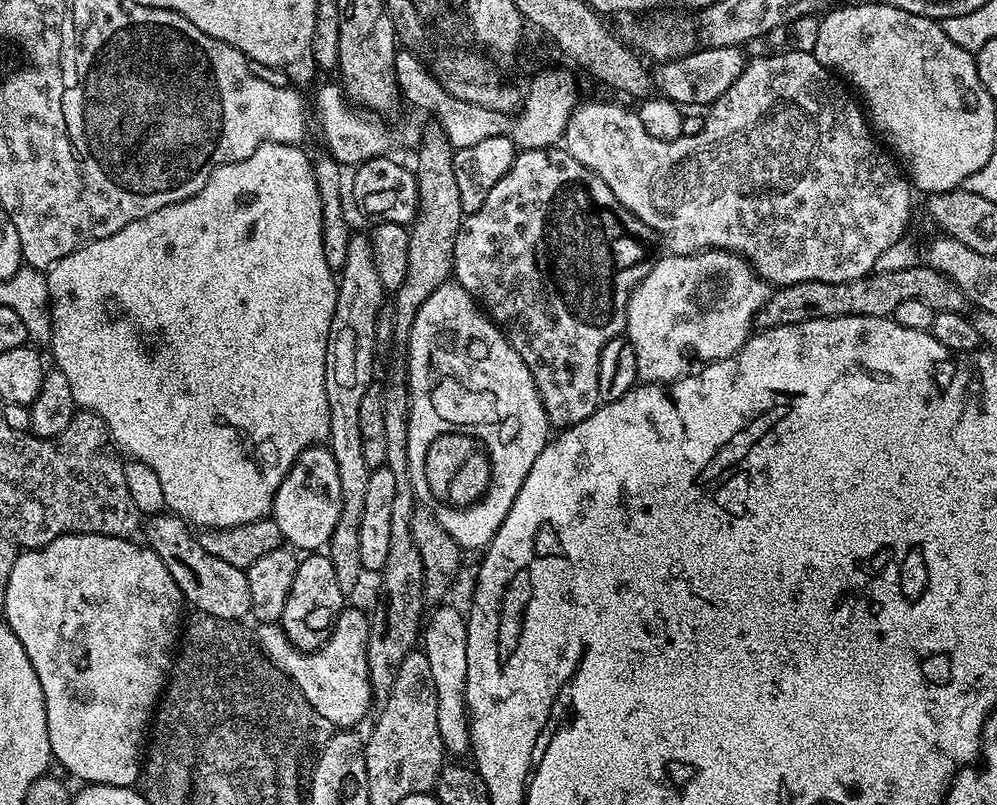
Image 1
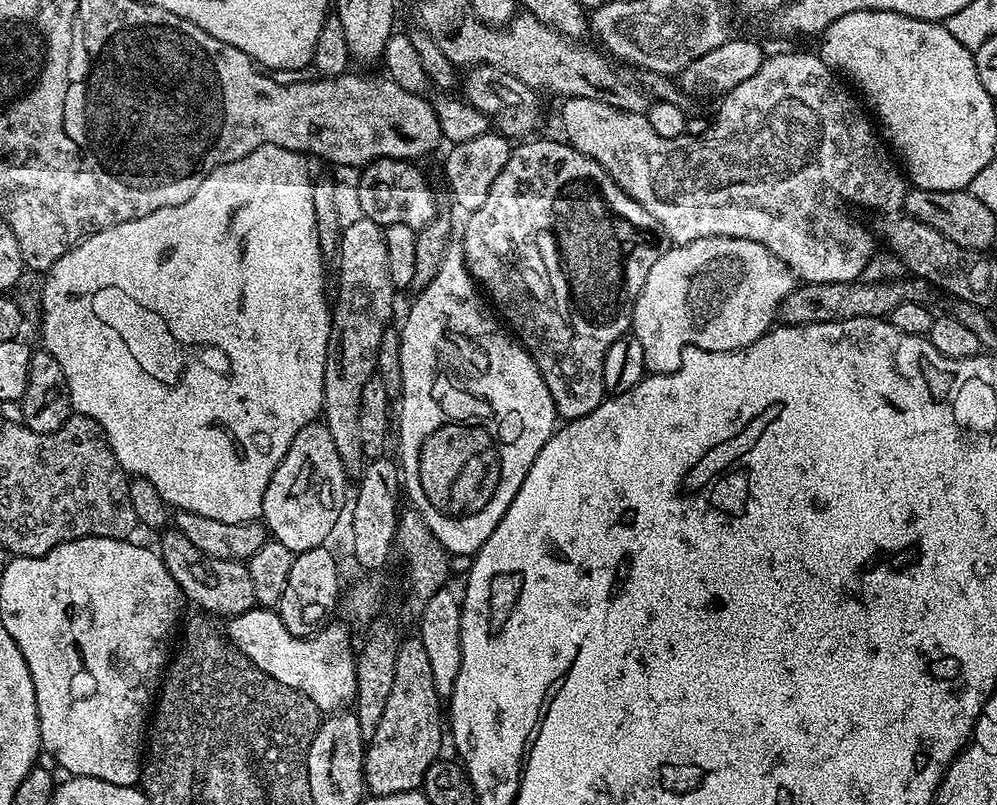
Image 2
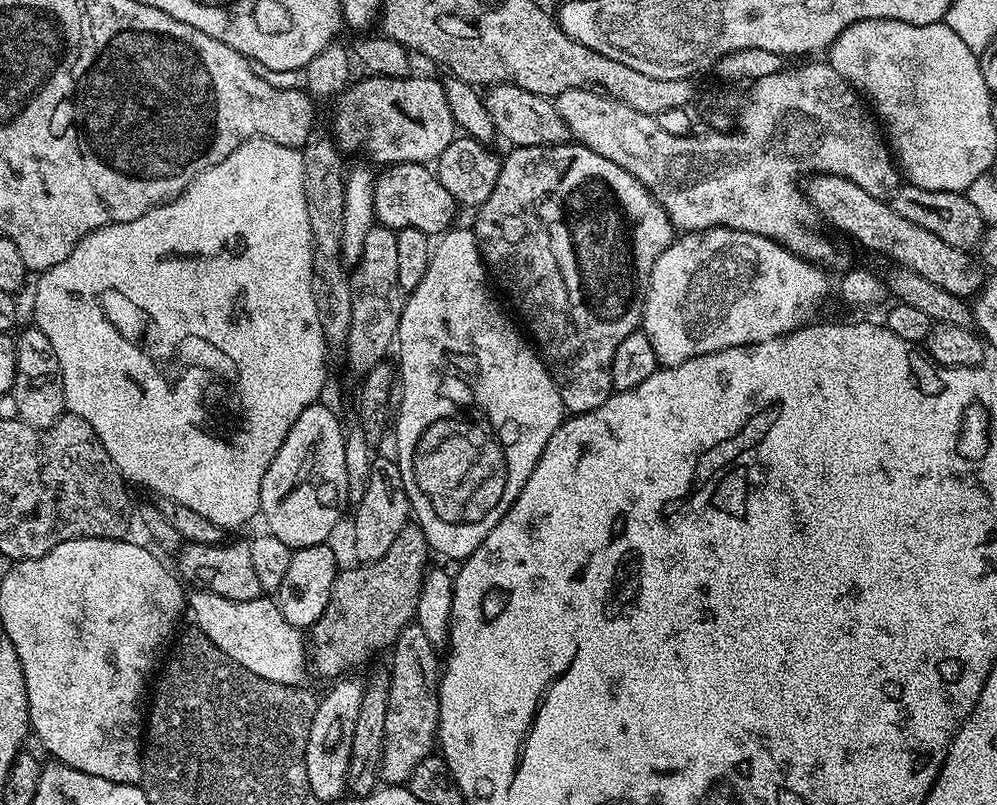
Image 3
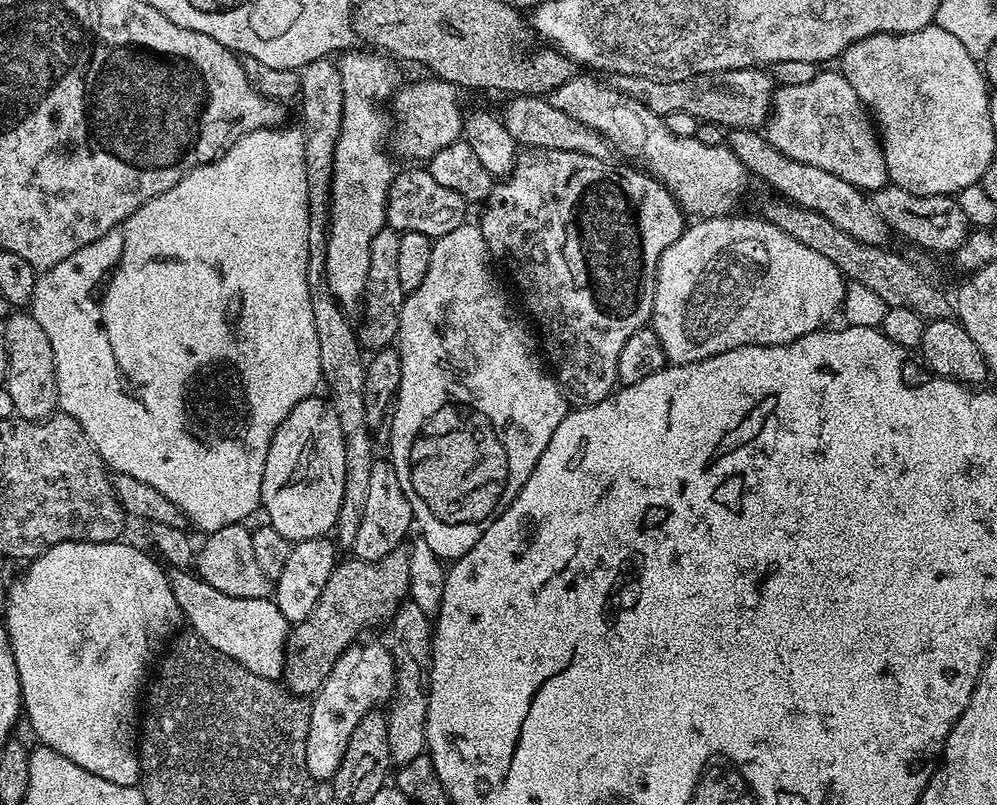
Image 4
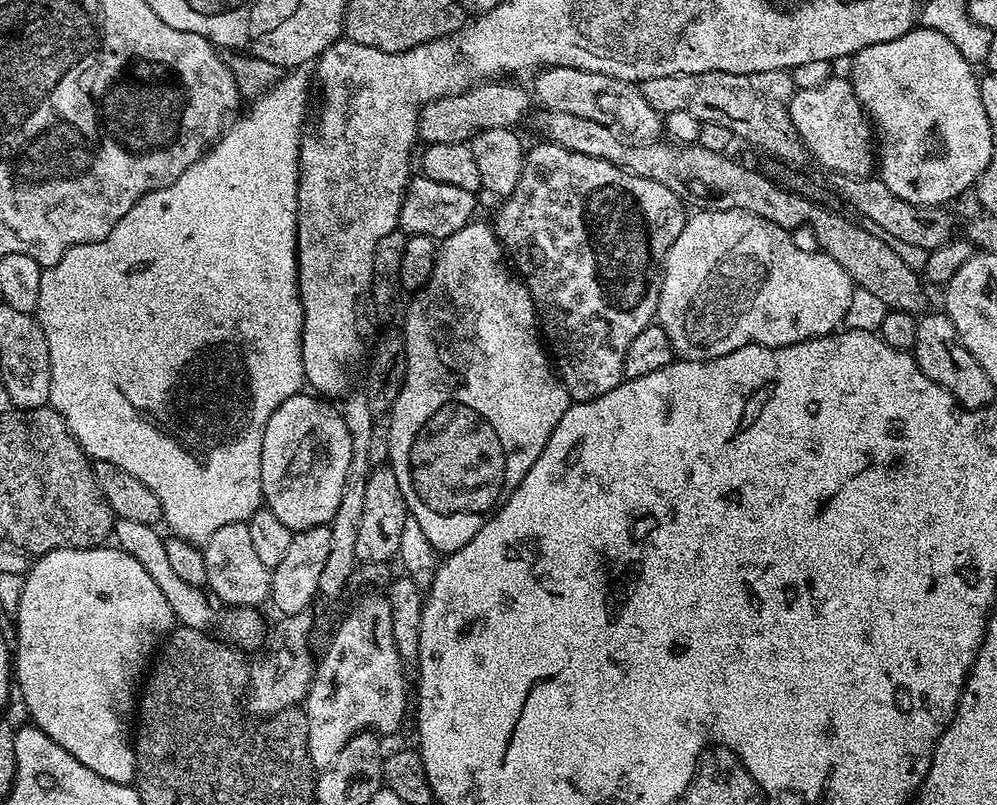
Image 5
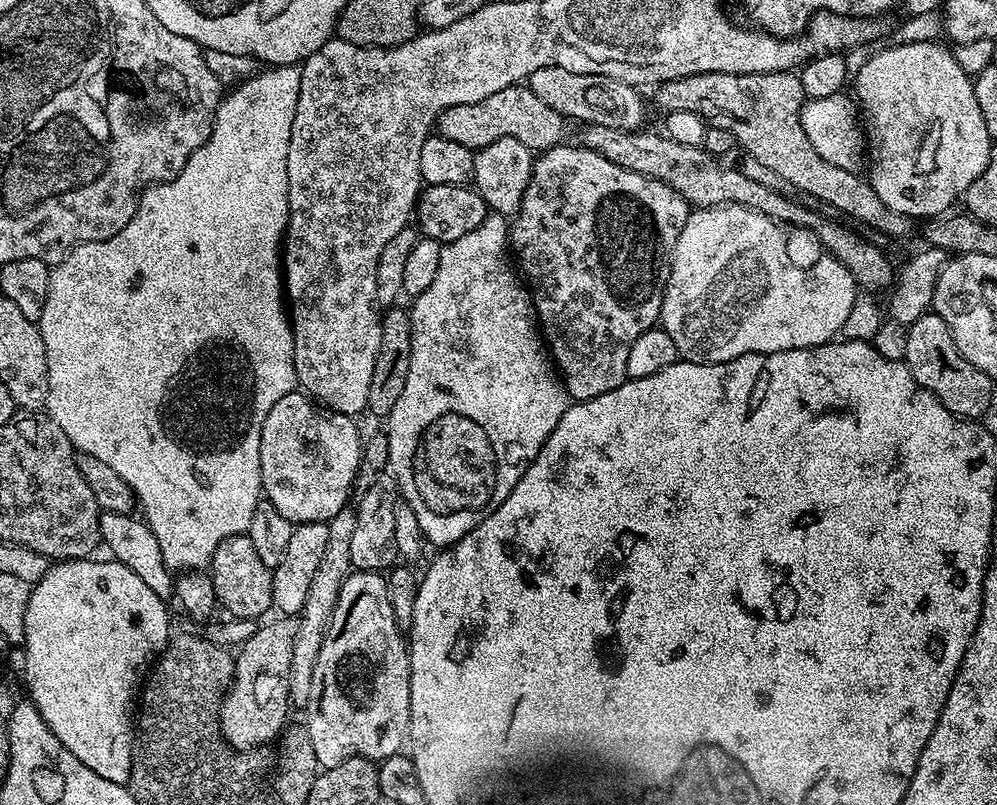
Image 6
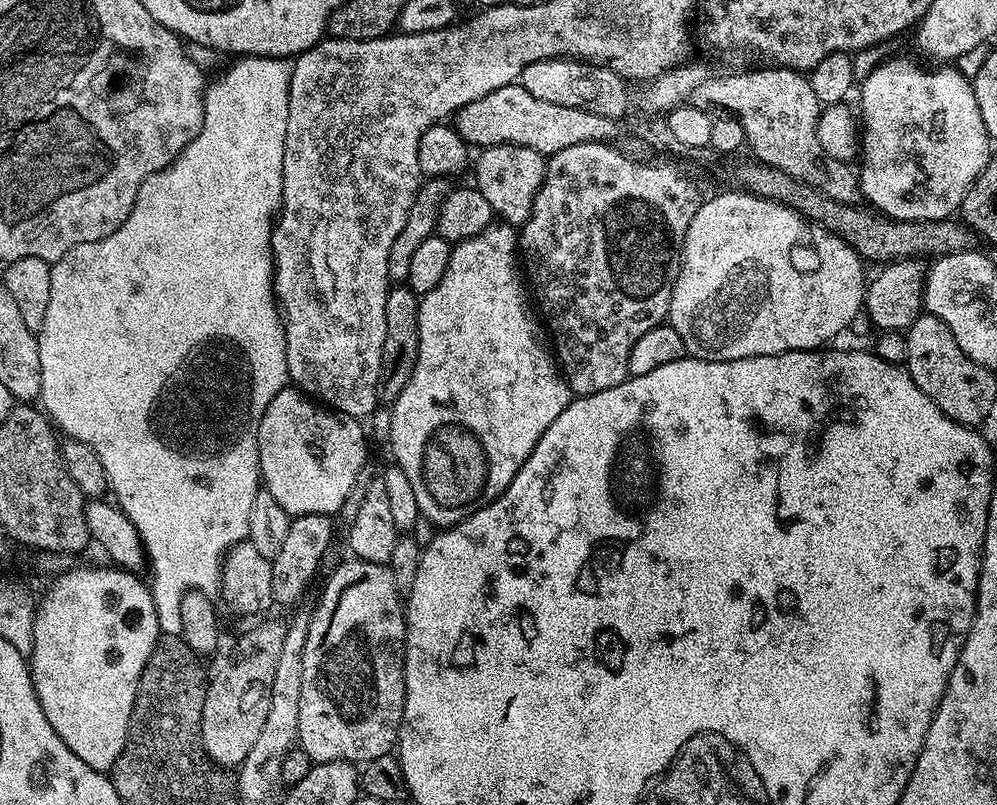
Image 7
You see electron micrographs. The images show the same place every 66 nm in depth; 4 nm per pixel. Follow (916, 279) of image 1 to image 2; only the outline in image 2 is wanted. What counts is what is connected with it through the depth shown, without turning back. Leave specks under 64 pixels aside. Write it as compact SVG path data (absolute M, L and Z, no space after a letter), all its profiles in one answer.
M901 278L882 282L881 284L865 284L863 282L830 282L829 284L797 283L796 289L780 303L778 320L781 325L789 324L821 324L835 320L850 318L866 318L879 316L886 318L894 310L894 306L902 306L902 302L918 302L931 305L934 288L925 280Z

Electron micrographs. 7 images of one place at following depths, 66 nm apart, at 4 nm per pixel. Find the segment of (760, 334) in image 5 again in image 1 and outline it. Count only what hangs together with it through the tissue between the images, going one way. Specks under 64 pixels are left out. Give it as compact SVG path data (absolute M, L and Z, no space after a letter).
M709 248L706 252L695 252L689 256L674 256L664 254L661 260L657 259L652 265L652 269L642 278L642 282L630 294L628 303L628 323L626 325L626 335L628 341L634 346L634 358L638 358L637 377L646 384L669 385L673 380L680 379L685 375L684 352L693 352L700 359L700 362L711 362L721 360L727 356L733 356L747 342L749 336L753 335L756 315L762 310L762 306L768 301L770 295L770 285L763 280L760 275L753 270L752 265L744 257L736 252L728 252L725 248Z

